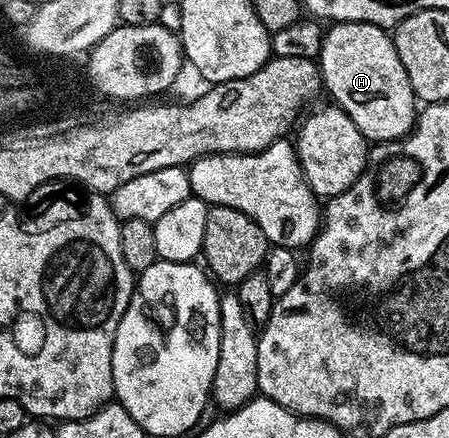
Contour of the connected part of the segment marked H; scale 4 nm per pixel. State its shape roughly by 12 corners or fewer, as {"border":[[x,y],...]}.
{"border":[[382,25],[324,32],[322,88],[368,142],[415,128],[409,75]]}

